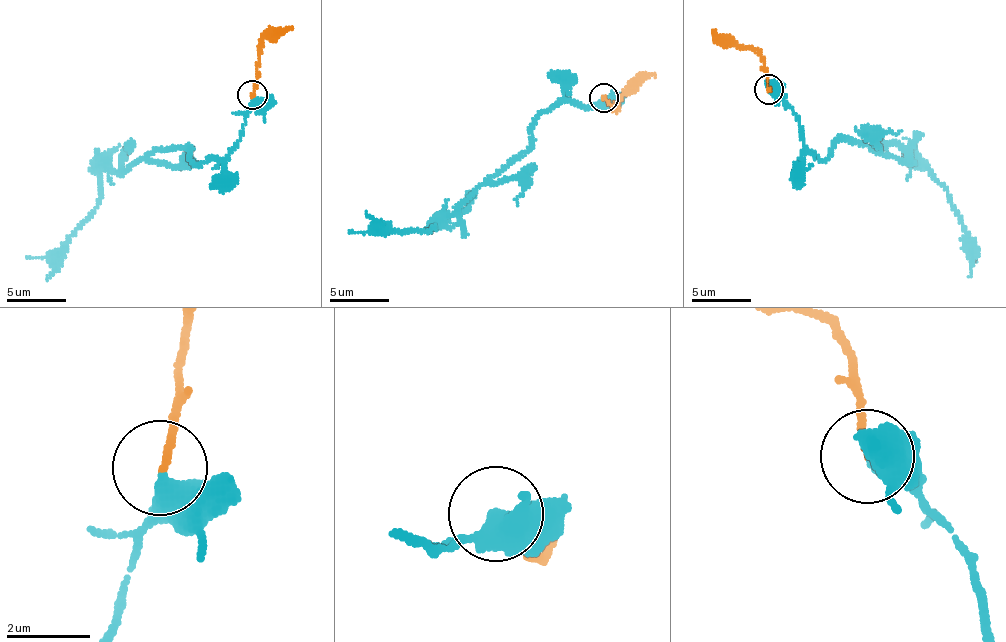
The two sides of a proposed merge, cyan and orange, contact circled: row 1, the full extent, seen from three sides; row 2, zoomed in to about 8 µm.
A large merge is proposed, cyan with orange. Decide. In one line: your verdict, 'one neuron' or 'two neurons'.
one neuron

